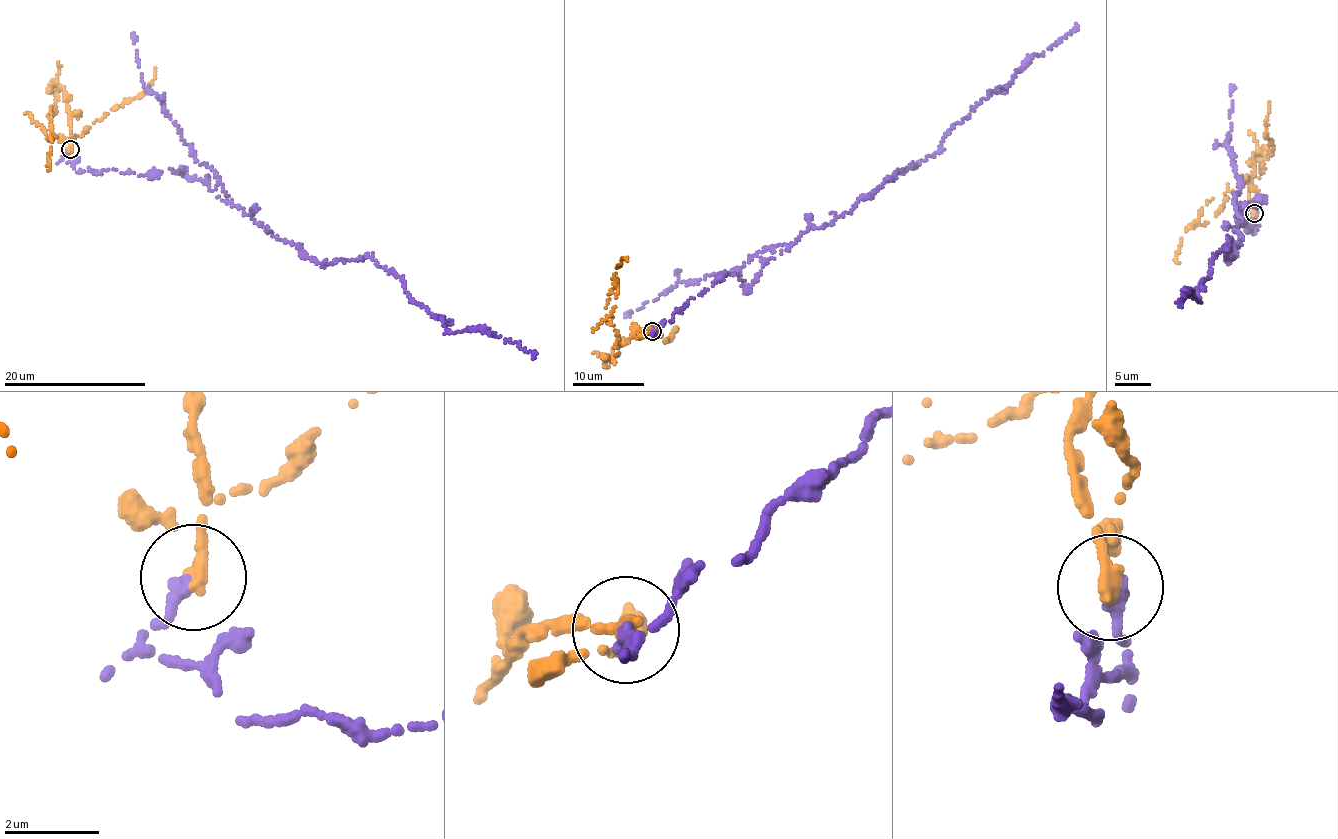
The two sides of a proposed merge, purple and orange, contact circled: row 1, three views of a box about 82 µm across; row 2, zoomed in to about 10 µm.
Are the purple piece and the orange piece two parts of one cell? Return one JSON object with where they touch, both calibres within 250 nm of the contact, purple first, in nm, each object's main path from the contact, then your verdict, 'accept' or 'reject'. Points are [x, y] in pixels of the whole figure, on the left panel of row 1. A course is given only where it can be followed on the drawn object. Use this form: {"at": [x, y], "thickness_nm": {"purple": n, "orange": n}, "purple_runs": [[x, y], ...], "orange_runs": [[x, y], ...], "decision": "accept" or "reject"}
{"at": [70, 149], "thickness_nm": {"purple": 320, "orange": 360}, "purple_runs": [[69, 149], [76, 171], [220, 183], [320, 264], [369, 255], [451, 332], [536, 354]], "orange_runs": [[70, 149], [68, 107], [65, 93], [58, 87], [55, 114], [49, 117], [51, 140], [41, 126], [25, 113]], "decision": "reject"}

